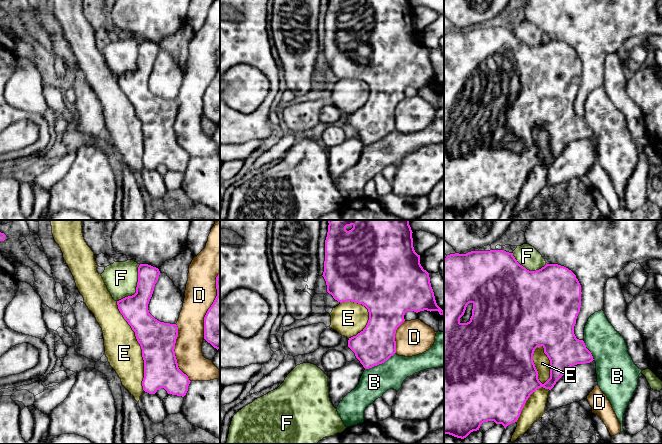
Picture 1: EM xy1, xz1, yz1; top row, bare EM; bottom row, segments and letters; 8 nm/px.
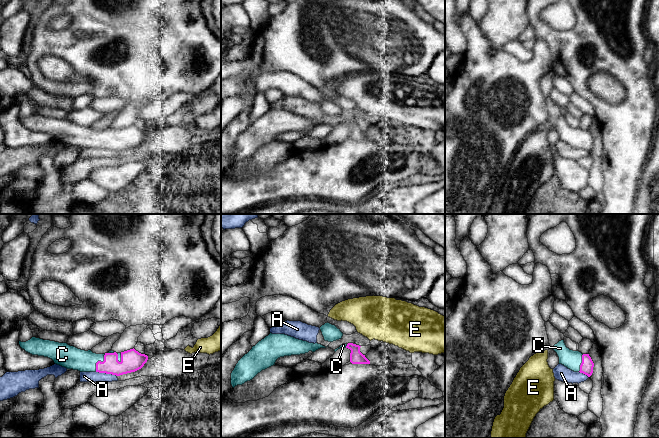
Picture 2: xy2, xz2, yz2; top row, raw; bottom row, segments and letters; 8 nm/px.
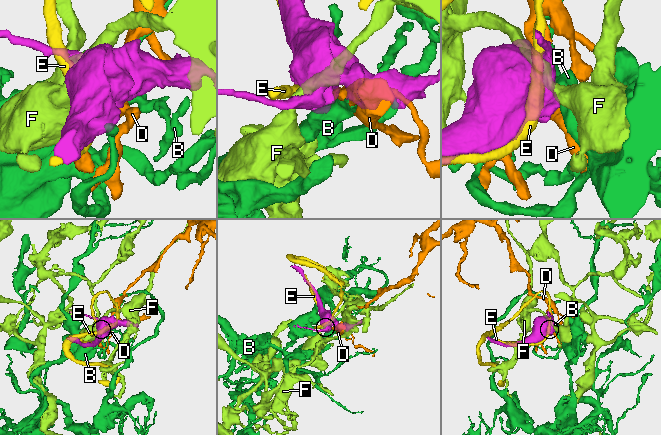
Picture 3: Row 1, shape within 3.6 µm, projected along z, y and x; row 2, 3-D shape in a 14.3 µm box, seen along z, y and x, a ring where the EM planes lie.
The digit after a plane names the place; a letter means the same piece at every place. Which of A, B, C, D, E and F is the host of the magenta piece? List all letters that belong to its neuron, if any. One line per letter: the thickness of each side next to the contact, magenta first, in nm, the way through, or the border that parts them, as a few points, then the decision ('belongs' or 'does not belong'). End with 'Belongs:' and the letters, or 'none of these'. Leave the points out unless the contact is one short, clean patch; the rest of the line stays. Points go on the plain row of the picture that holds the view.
A: calibres 180 and 80 nm; does not belong
B: calibres 300 and 240 nm; does not belong
C: calibres 150 and 190 nm; way xy2 (129, 139), (98, 137), (83, 137), (70, 133); belongs
D: calibres 300 and 220 nm; does not belong
E: calibres 300 and 280 nm; does not belong
F: calibres 220 and 260 nm; does not belong
Belongs: C

